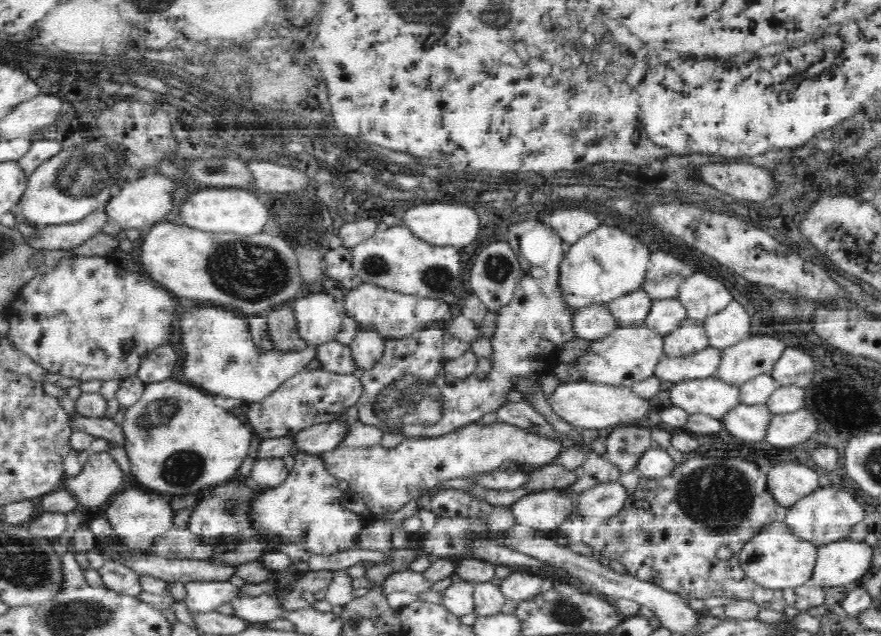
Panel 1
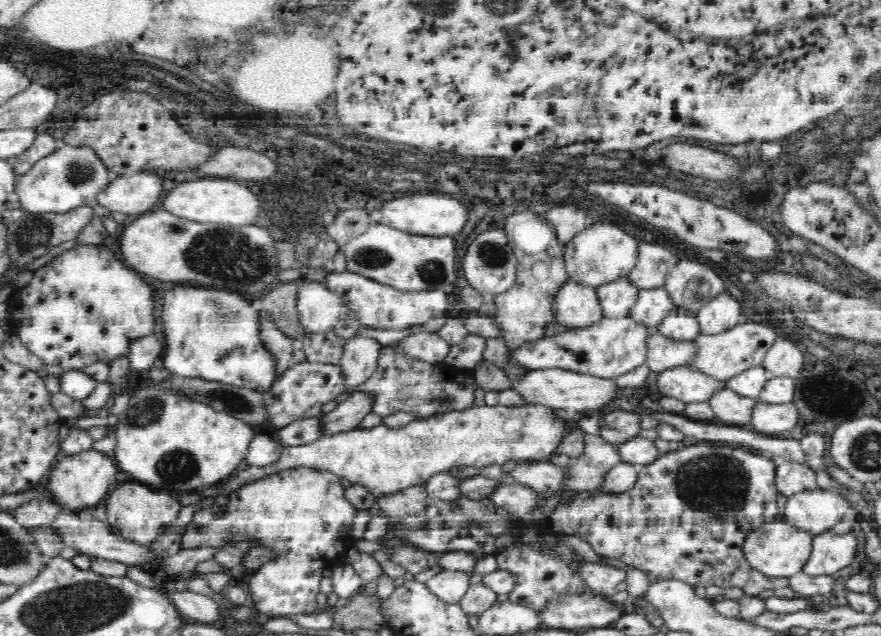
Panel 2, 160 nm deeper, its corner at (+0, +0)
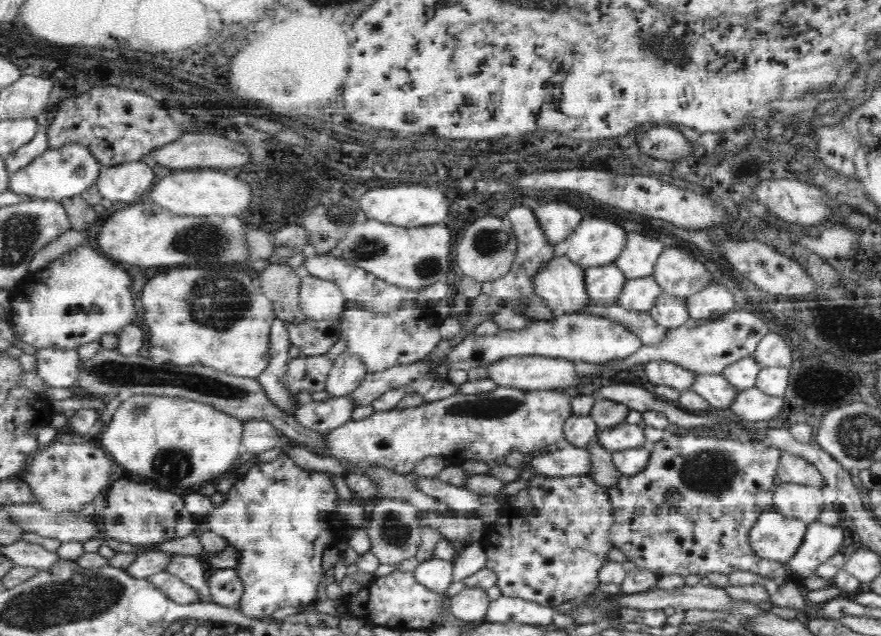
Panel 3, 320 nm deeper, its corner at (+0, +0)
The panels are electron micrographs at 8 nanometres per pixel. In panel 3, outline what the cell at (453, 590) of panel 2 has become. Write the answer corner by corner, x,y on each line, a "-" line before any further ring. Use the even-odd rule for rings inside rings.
428,558
419,562
413,571
416,582
427,586
434,592
443,594
452,584
453,561
446,561
440,558

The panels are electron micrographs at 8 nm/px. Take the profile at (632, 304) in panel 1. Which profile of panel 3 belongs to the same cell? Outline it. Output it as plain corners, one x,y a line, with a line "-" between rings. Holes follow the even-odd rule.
615,264
600,268
586,268
584,272
588,296
593,302
604,306
618,304
626,279

